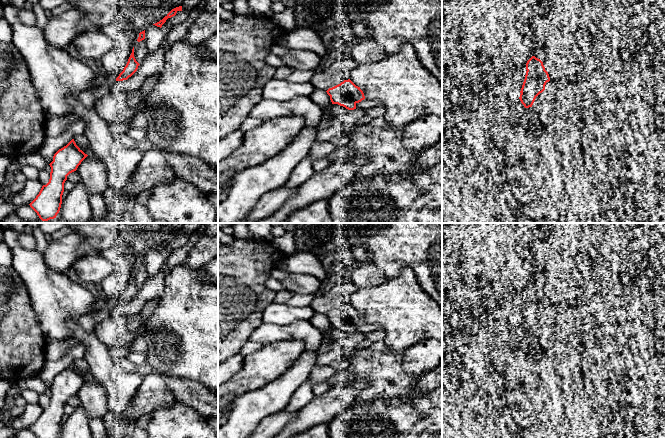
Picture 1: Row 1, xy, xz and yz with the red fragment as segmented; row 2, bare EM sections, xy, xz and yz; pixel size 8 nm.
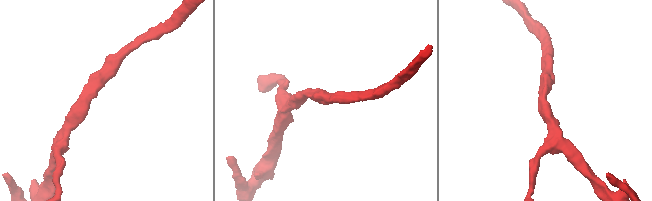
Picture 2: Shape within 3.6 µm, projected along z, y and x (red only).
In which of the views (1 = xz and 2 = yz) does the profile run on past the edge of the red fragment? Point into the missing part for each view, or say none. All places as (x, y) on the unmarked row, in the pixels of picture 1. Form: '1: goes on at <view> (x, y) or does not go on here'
1: does not go on here
2: does not go on here

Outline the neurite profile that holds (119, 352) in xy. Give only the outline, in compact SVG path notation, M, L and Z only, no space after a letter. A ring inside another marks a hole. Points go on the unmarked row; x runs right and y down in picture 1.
M129 346L116 347L110 350L111 357L115 359L126 358L130 353Z

